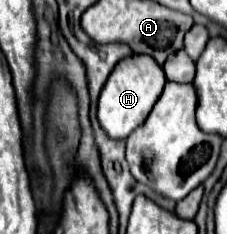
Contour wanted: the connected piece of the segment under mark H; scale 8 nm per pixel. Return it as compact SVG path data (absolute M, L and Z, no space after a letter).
M132 54L124 62L118 62L116 70L112 70L108 82L104 84L98 102L98 120L106 134L114 140L126 140L128 134L148 118L152 106L164 90L164 84L166 78L162 66L158 66L158 62L146 54Z

